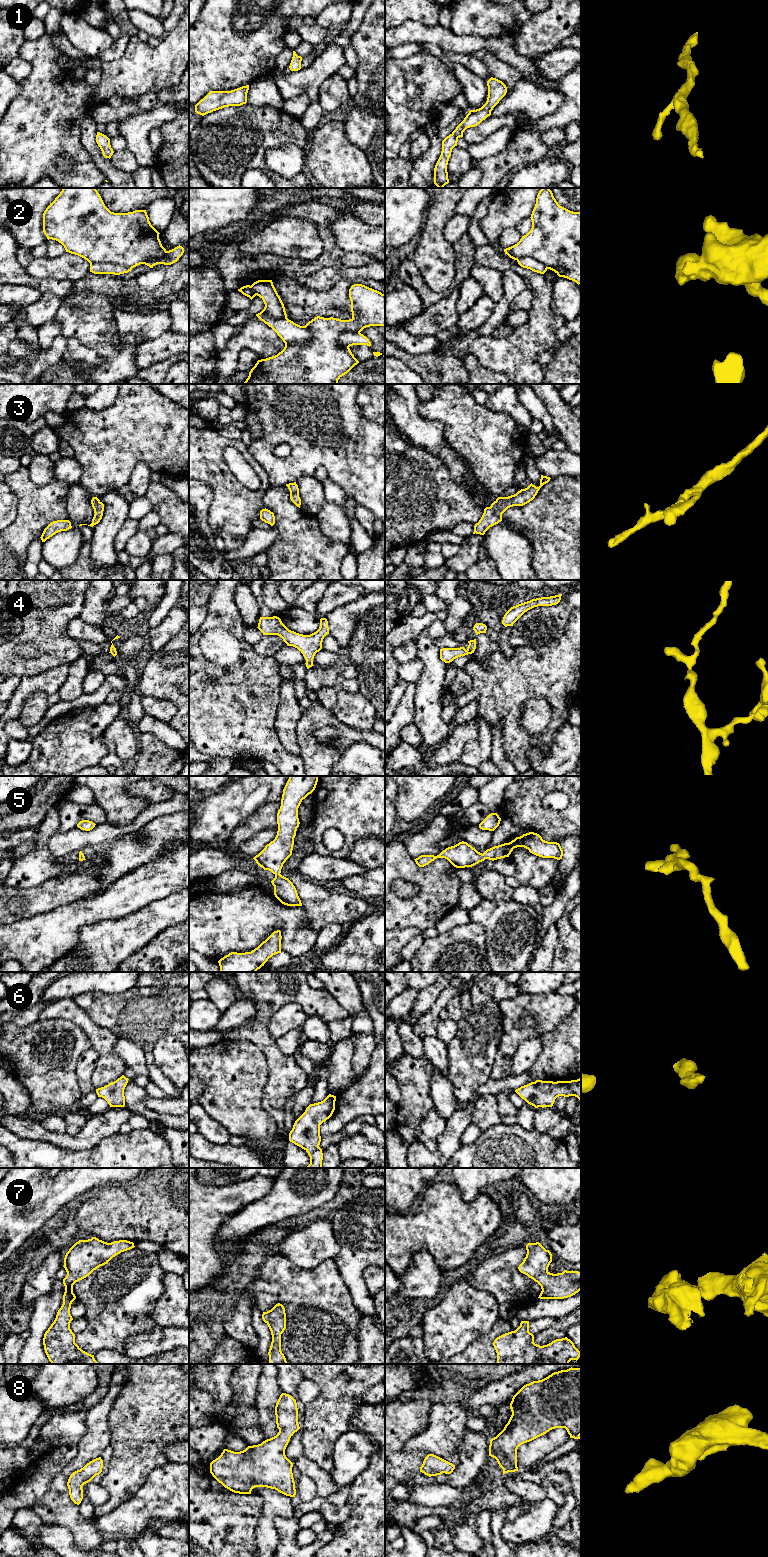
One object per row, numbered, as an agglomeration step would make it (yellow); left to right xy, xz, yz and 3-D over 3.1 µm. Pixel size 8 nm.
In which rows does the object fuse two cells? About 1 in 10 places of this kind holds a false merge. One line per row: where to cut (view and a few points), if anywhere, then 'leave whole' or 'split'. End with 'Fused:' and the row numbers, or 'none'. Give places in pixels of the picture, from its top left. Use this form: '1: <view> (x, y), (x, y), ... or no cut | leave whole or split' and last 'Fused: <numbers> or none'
1: no cut | leave whole
2: xy (90, 262), (113, 262), (131, 268) | split
3: no cut | leave whole
4: no cut | leave whole
5: no cut | leave whole
6: no cut | leave whole
7: no cut | leave whole
8: no cut | leave whole
Fused: 2

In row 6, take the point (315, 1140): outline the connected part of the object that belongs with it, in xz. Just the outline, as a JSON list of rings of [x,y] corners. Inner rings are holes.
[[[329,1094],[323,1101],[310,1104],[289,1133],[289,1141],[308,1153],[310,1164],[307,1168],[322,1168],[320,1125],[332,1116],[335,1101],[336,1096]]]

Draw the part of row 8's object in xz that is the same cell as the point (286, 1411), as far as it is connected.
[[[282,1393],[275,1406],[275,1415],[279,1429],[276,1436],[263,1441],[261,1444],[248,1446],[240,1452],[224,1449],[221,1455],[210,1463],[210,1473],[225,1488],[234,1493],[251,1494],[255,1487],[267,1487],[286,1496],[295,1497],[293,1463],[286,1457],[285,1449],[290,1438],[300,1429],[296,1400],[291,1395]]]

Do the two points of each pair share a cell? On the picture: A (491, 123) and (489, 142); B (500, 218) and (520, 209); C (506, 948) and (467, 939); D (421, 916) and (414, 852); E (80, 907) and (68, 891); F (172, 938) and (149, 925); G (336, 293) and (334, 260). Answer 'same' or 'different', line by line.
A: different
B: same
C: different
D: different
E: different
F: different
G: different

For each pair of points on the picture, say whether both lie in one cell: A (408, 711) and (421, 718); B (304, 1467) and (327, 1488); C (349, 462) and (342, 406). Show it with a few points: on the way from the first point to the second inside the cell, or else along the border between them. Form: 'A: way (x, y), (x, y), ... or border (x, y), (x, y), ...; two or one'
A: border (416, 691), (412, 722); two
B: way (310, 1470), (322, 1482); one
C: way (352, 448), (352, 436), (345, 429), (344, 420); one

